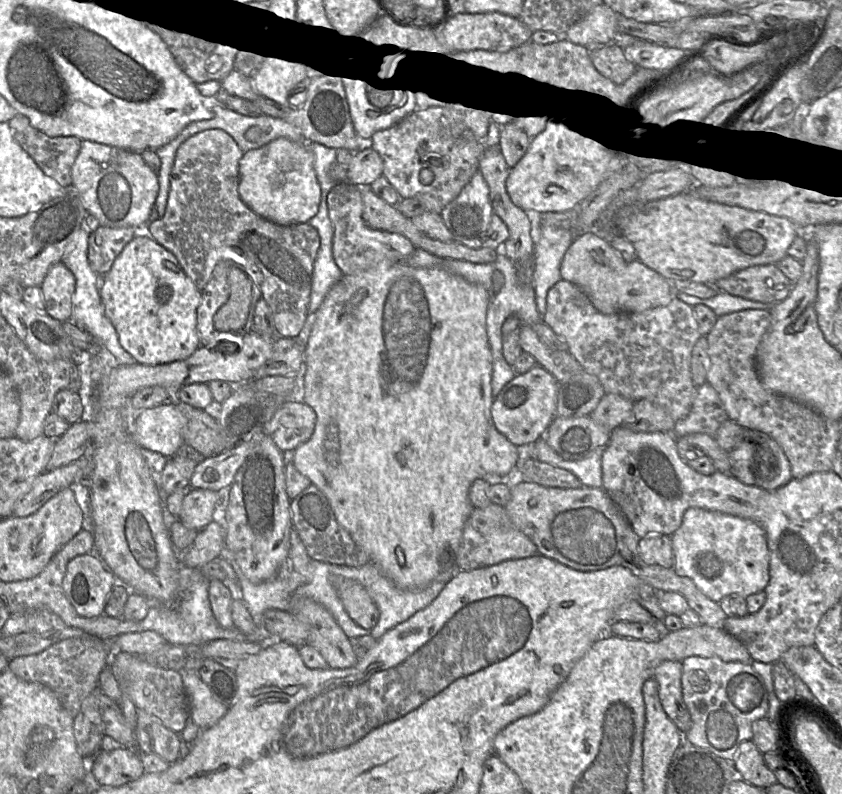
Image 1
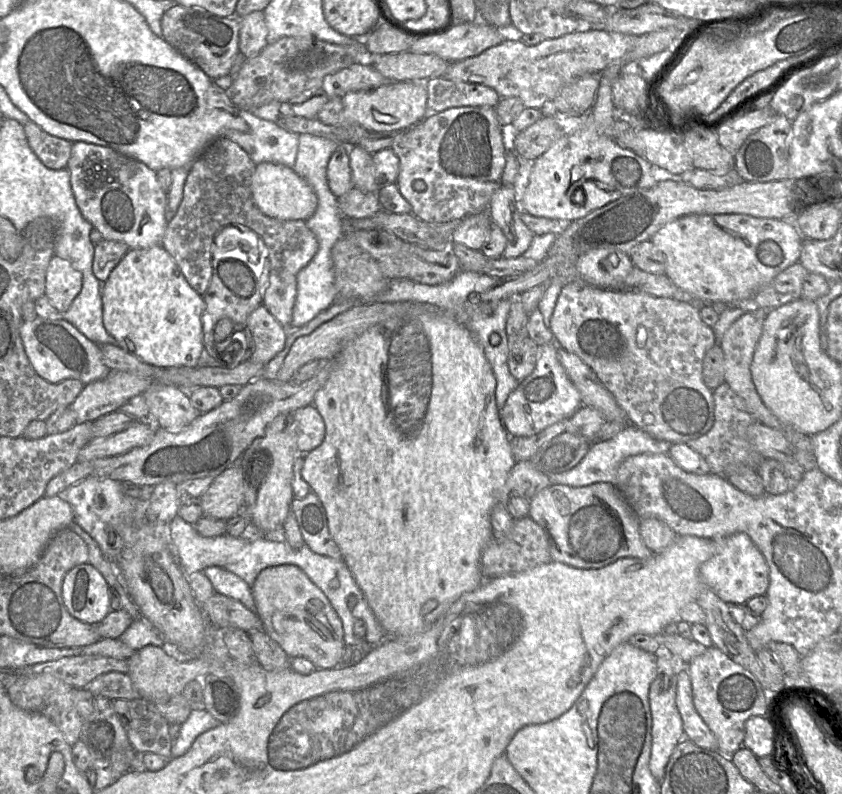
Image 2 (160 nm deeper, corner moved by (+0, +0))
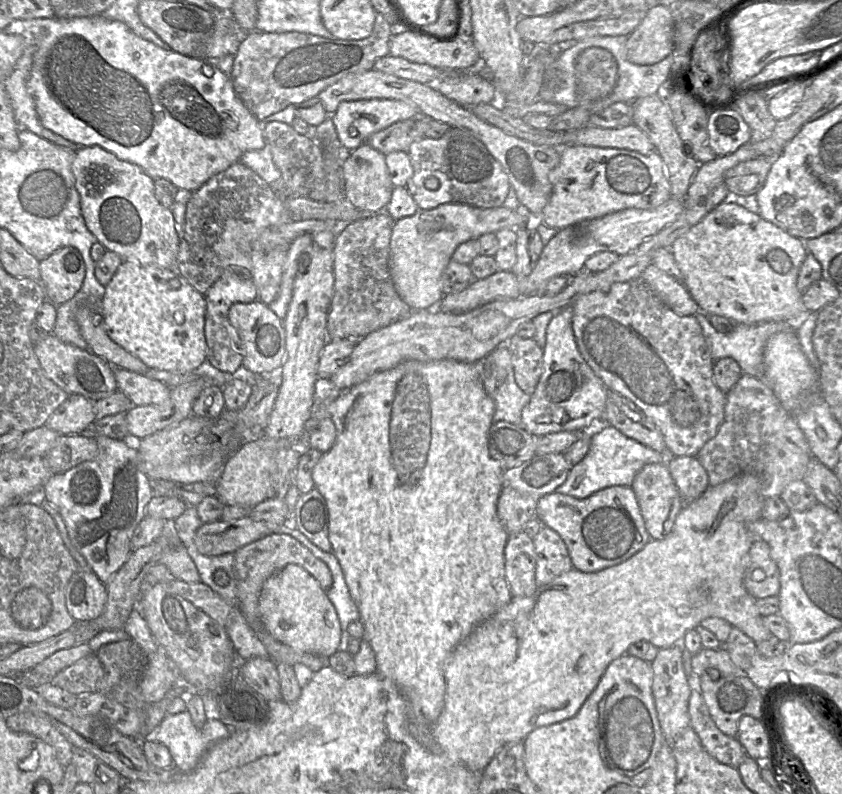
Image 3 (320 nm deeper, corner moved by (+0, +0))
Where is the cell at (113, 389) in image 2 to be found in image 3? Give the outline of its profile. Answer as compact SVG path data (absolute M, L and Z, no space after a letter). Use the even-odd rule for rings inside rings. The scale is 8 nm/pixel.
M71 394L44 425L60 435L81 434L96 420L94 402L80 394Z

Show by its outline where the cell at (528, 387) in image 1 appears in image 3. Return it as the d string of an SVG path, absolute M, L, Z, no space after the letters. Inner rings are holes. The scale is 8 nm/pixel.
M571 307L556 311L547 327L543 373L521 416L521 427L535 436L563 431L589 431L602 418L608 388L578 349L572 328L572 315Z

